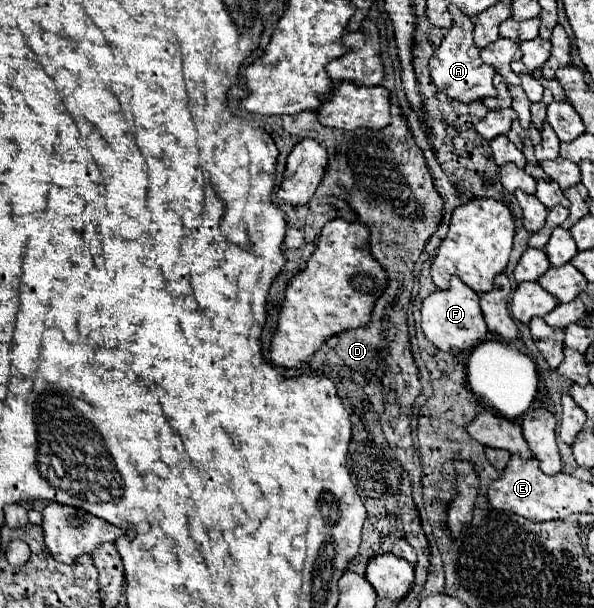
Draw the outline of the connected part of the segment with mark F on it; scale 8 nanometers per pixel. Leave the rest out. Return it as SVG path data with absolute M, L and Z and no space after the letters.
M457 276L451 278L449 290L435 290L423 300L421 316L423 316L421 326L425 336L441 350L449 350L449 348L469 350L479 342L483 342L487 336L487 324L479 308L479 296L475 290L465 286Z

